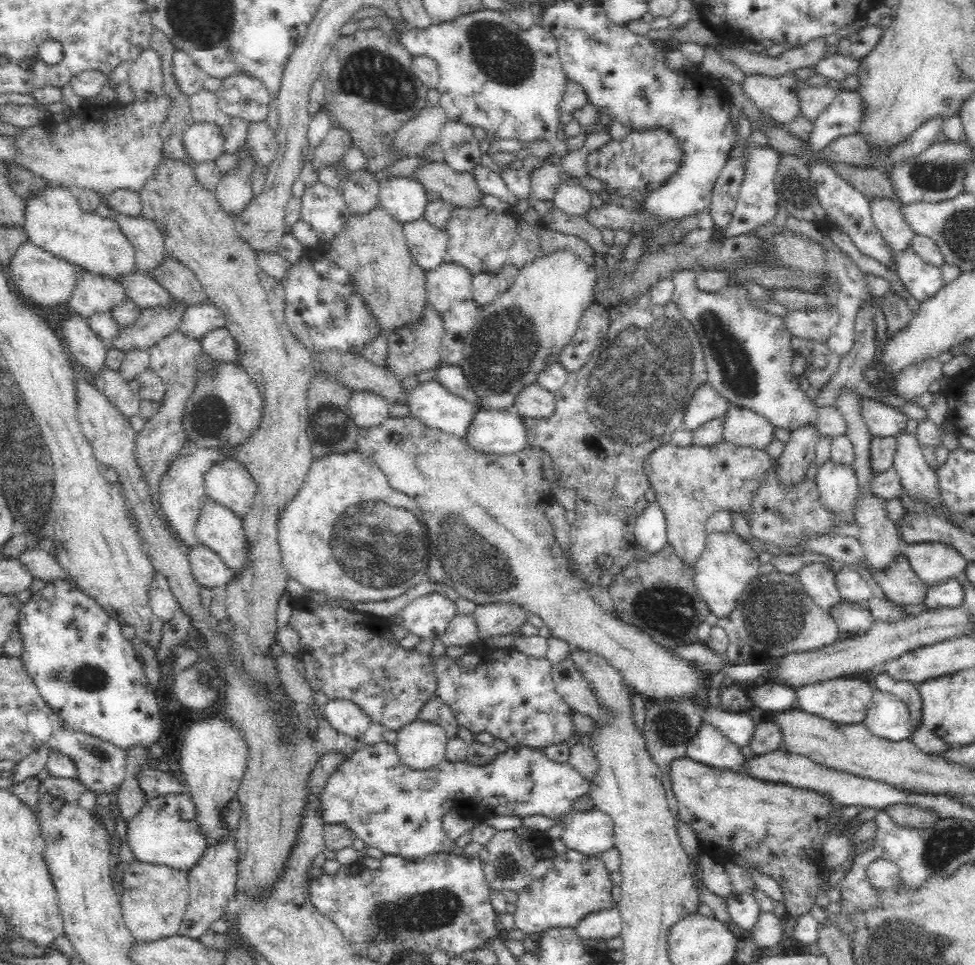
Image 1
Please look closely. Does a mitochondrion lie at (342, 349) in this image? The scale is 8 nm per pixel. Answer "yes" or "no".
no

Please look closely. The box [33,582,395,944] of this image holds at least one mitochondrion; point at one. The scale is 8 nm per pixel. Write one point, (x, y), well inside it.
(87, 678)

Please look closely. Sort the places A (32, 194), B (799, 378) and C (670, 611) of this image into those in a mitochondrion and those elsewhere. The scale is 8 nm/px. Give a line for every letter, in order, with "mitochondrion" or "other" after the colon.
A: other
B: other
C: mitochondrion

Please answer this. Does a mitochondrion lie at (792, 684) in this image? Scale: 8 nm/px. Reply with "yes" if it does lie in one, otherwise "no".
no

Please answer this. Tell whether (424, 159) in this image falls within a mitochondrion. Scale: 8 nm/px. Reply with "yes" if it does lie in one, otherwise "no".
no

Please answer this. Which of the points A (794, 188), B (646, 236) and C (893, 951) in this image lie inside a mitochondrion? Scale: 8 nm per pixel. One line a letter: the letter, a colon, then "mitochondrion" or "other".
A: mitochondrion
B: other
C: mitochondrion

